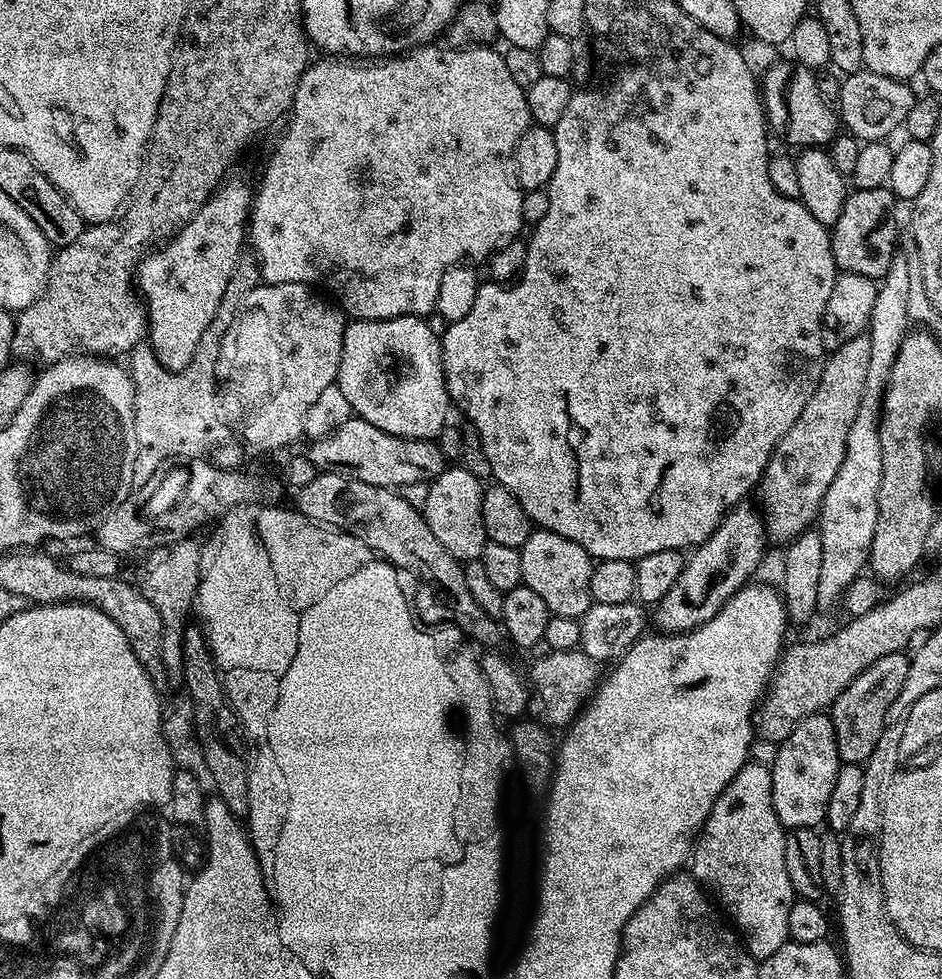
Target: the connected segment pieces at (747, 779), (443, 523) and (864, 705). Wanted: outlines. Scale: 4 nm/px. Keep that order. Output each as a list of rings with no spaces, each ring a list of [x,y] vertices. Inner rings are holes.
[[[749,762],[734,774],[734,778],[722,790],[708,815],[708,821],[698,837],[698,852],[704,861],[698,880],[709,893],[716,895],[716,900],[728,911],[727,919],[734,925],[735,931],[742,937],[746,951],[757,962],[769,960],[781,946],[789,943],[788,923],[790,906],[794,899],[790,874],[786,874],[786,829],[780,823],[772,801],[772,770],[767,763]]]
[[[448,466],[427,485],[426,490],[422,513],[431,533],[458,561],[478,560],[489,541],[482,522],[484,488],[479,478],[468,468]]]
[[[907,651],[886,654],[878,658],[838,698],[830,709],[834,734],[836,735],[836,749],[841,761],[846,764],[863,765],[870,758],[875,746],[884,735],[884,723],[888,720],[888,711],[897,703],[898,694],[902,690],[902,682],[906,682],[908,662],[910,656]]]

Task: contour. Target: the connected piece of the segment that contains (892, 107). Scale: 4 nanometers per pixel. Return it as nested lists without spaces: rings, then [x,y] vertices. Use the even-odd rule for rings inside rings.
[[[867,70],[847,73],[840,80],[838,120],[849,133],[861,142],[870,140],[887,141],[888,135],[904,123],[914,99],[911,83],[886,78],[886,74],[874,74]]]

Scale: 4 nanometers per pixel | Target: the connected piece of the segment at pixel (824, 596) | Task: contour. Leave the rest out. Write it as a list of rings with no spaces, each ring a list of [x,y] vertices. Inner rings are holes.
[[[896,254],[890,262],[890,268],[876,285],[874,310],[870,310],[870,322],[866,329],[870,338],[870,370],[866,370],[862,402],[858,402],[858,414],[854,414],[850,434],[846,436],[846,454],[842,465],[837,474],[834,474],[820,507],[818,531],[822,542],[822,565],[817,609],[822,612],[841,603],[848,585],[865,569],[868,550],[873,542],[878,516],[877,496],[882,476],[880,408],[884,405],[884,391],[896,355],[910,331],[910,305],[914,290],[910,286],[909,267],[910,261],[902,254]]]

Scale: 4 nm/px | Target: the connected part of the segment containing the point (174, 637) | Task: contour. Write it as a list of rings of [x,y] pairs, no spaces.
[[[192,538],[182,539],[166,547],[153,548],[145,555],[147,557],[136,578],[140,593],[159,611],[159,617],[162,618],[162,660],[168,674],[174,678],[183,673],[184,629],[188,626],[188,614],[190,618],[198,593],[200,551],[201,545],[192,541]]]

